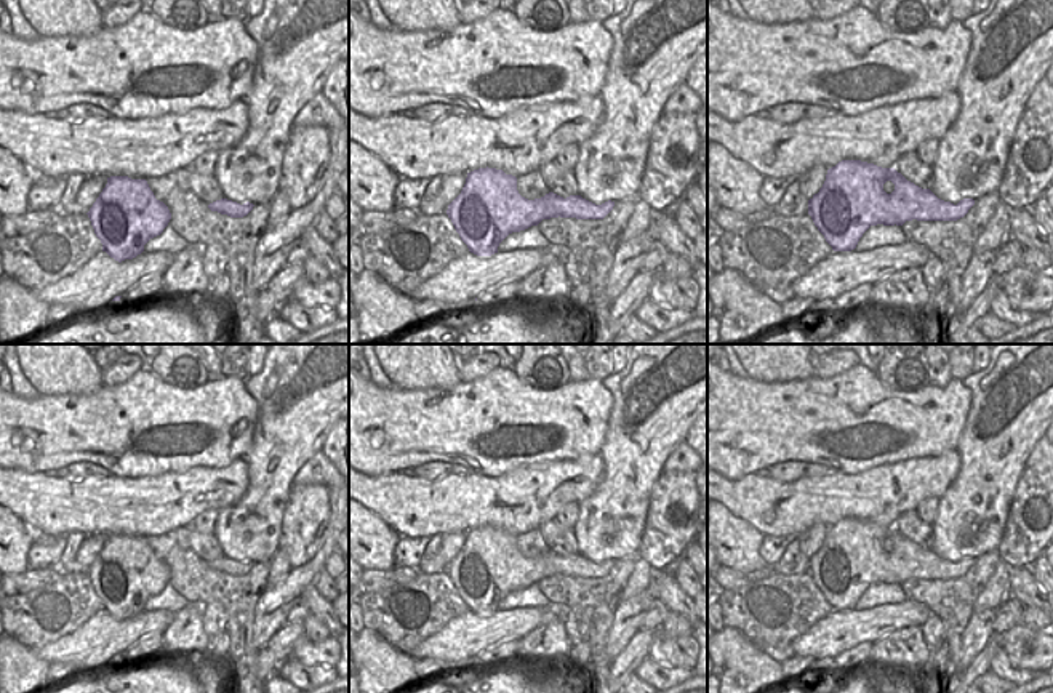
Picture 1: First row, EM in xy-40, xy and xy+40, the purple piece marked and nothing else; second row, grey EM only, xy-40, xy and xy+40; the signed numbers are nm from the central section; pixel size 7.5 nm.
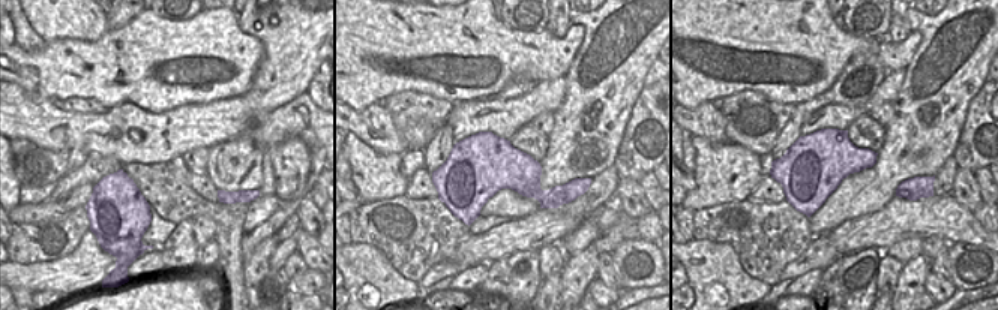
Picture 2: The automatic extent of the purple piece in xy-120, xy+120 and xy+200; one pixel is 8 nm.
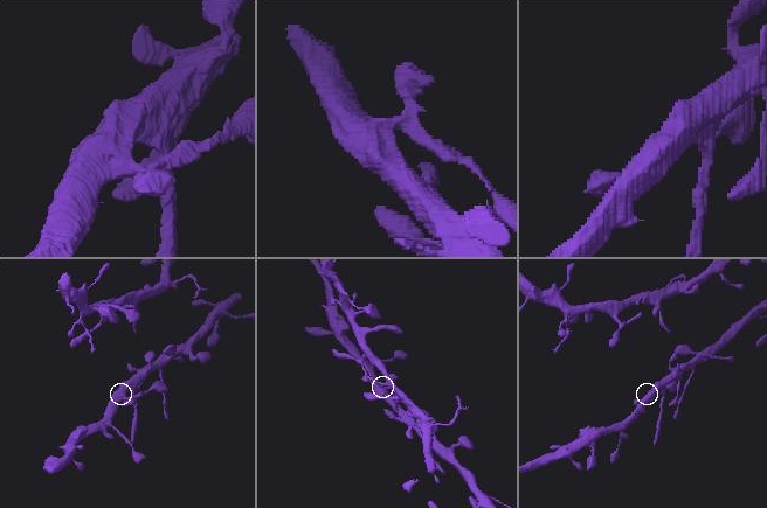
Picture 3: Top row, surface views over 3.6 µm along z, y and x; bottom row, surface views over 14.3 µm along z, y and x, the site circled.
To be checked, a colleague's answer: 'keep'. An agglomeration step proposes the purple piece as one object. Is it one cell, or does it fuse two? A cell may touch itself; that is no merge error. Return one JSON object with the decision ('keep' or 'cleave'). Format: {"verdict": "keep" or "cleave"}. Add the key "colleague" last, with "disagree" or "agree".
{"verdict": "cleave", "colleague": "disagree"}

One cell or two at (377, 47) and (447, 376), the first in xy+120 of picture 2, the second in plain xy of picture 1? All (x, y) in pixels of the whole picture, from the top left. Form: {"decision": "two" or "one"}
{"decision": "two"}

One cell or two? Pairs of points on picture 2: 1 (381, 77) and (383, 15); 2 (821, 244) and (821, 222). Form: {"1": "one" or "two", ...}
{"1": "one", "2": "two"}

